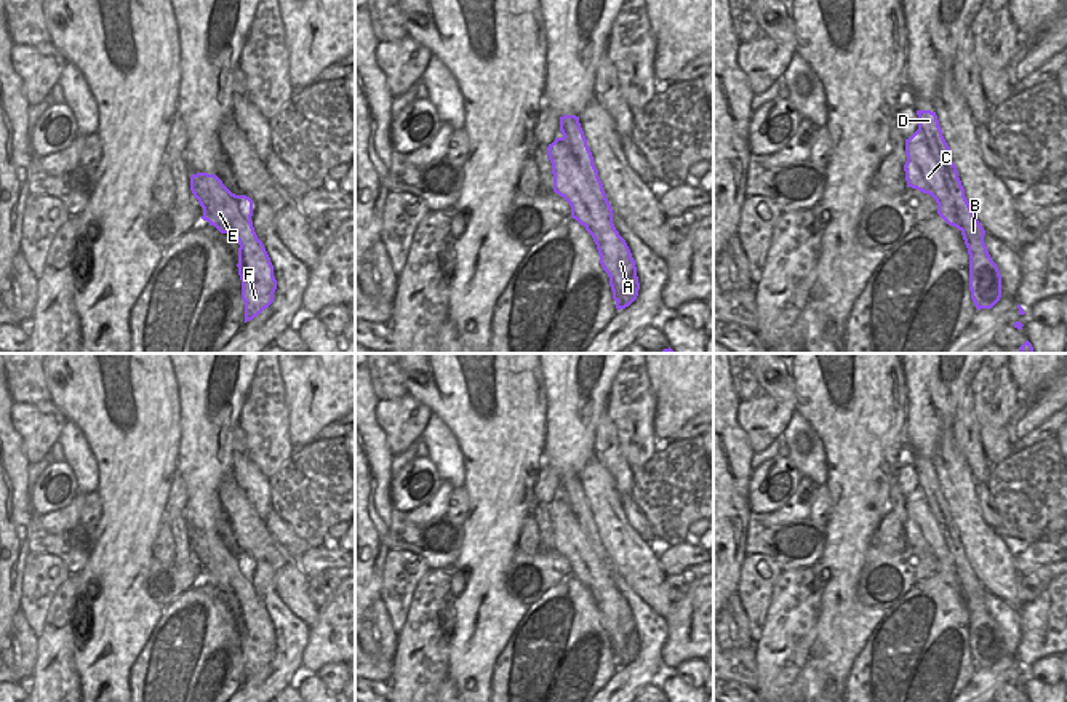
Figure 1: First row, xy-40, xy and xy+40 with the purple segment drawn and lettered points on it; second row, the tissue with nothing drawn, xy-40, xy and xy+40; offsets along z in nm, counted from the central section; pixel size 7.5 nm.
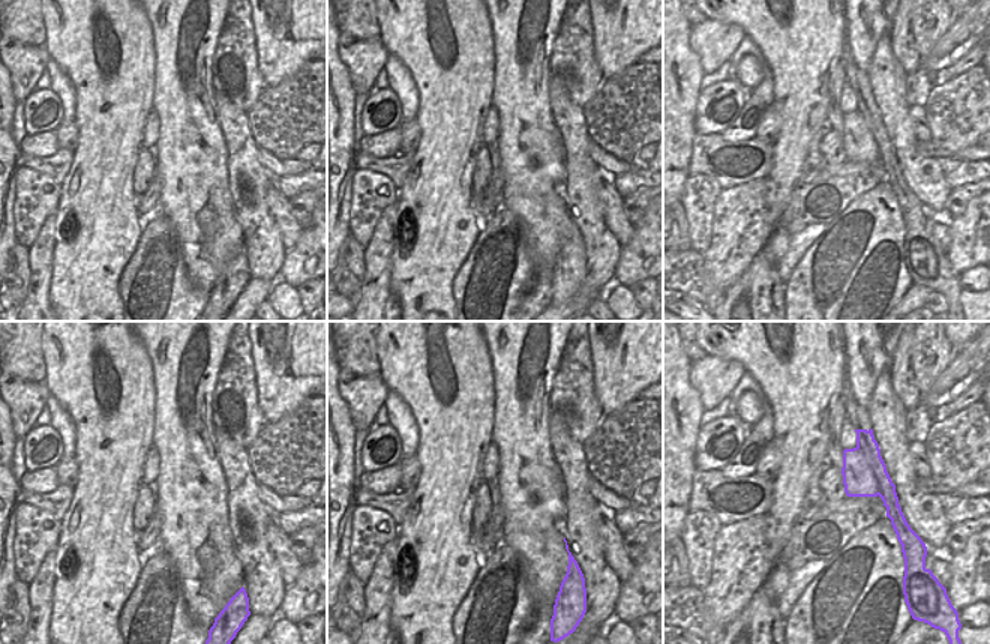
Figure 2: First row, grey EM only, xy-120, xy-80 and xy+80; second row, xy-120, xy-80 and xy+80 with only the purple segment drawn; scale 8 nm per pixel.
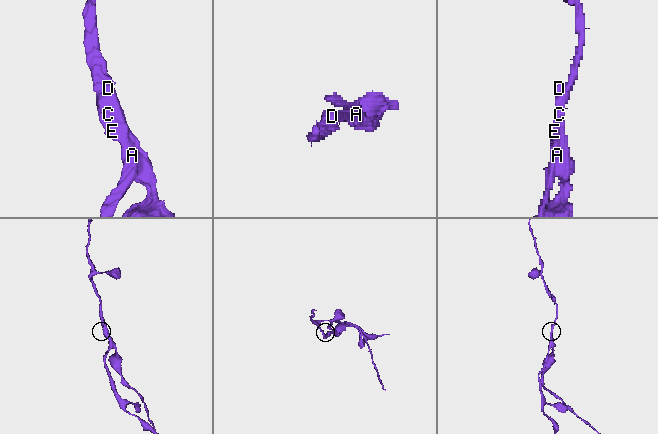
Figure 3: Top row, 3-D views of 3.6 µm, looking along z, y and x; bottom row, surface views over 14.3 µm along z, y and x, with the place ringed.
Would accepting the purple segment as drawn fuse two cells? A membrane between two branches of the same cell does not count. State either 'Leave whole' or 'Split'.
Split.

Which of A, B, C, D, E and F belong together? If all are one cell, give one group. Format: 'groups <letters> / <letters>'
groups A C E F / B D

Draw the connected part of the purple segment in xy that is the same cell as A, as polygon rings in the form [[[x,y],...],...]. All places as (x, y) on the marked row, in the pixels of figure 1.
[[[557,138],[549,144],[547,155],[552,163],[553,192],[569,203],[571,217],[592,235],[609,281],[616,273],[633,273],[635,261],[613,224],[613,209],[593,193],[569,142]]]

